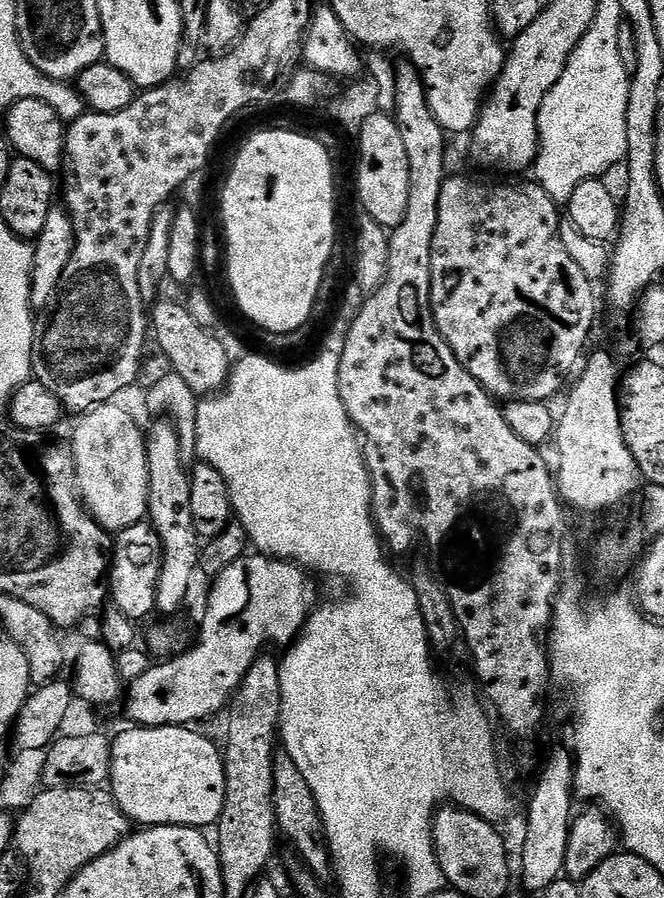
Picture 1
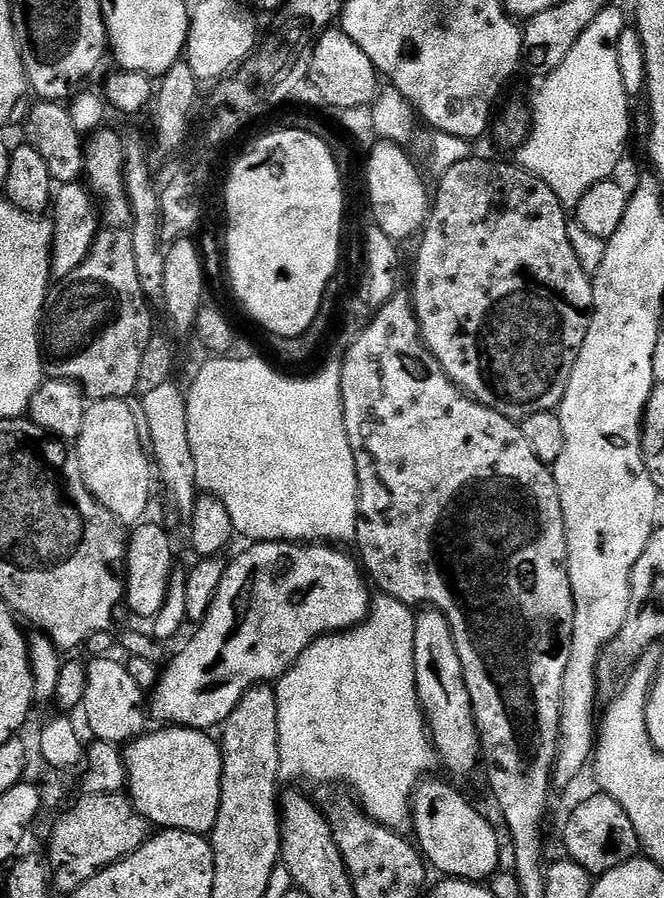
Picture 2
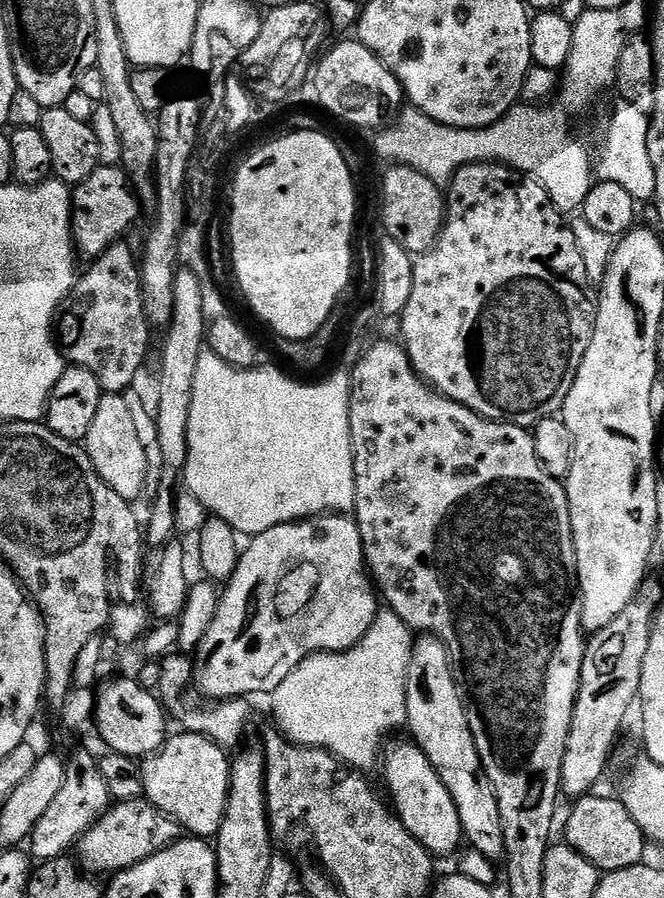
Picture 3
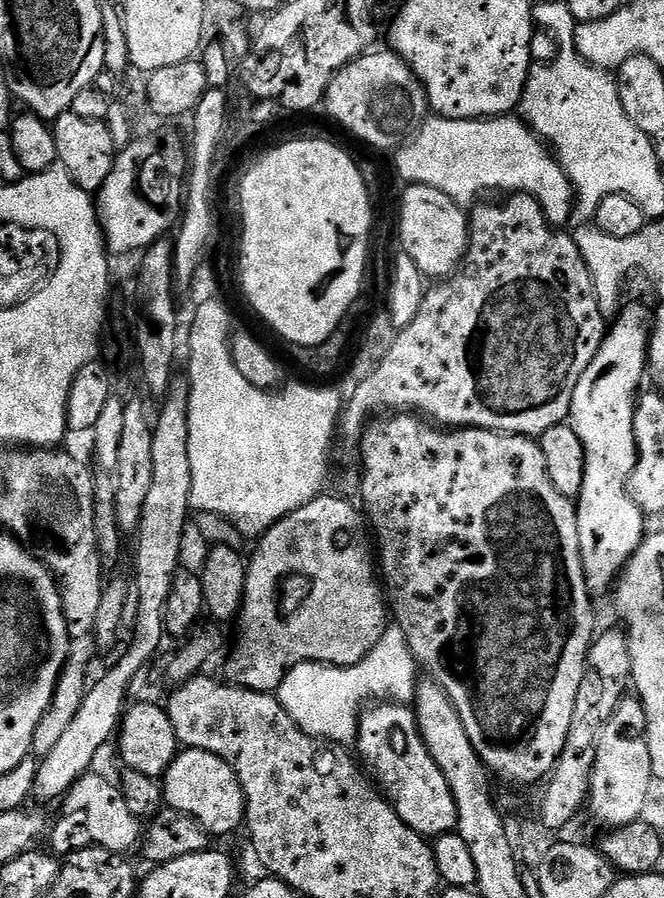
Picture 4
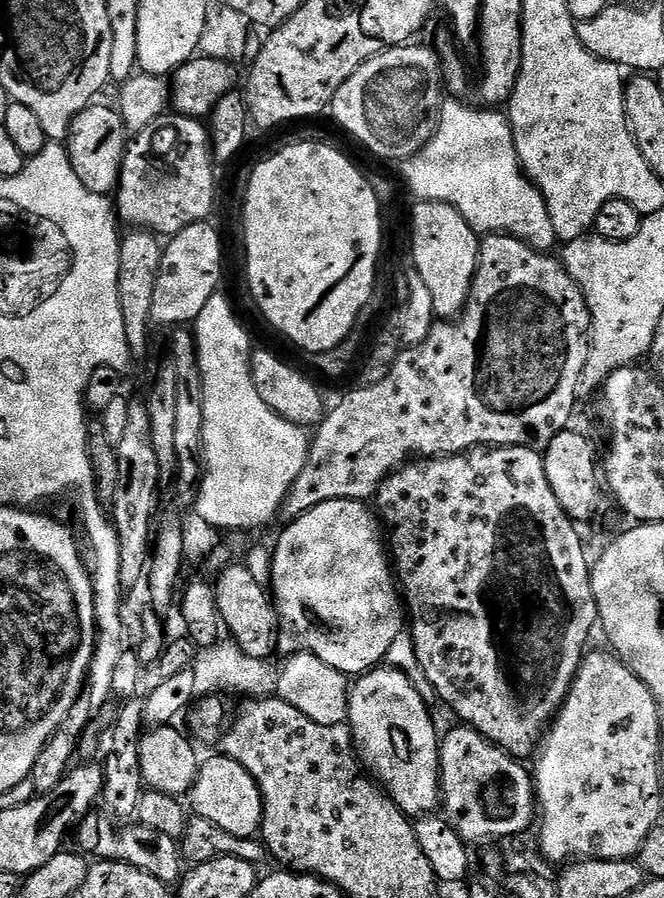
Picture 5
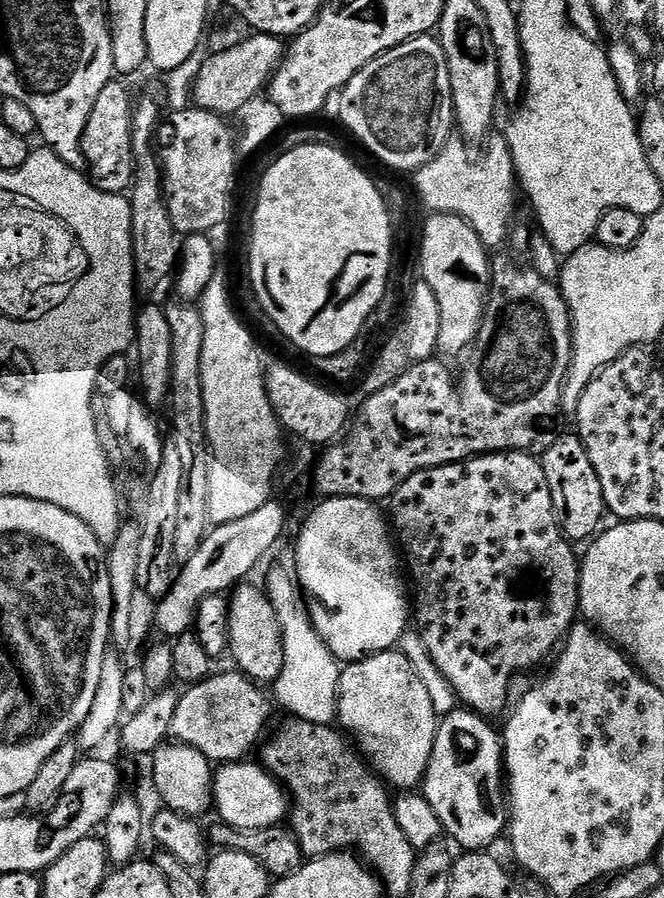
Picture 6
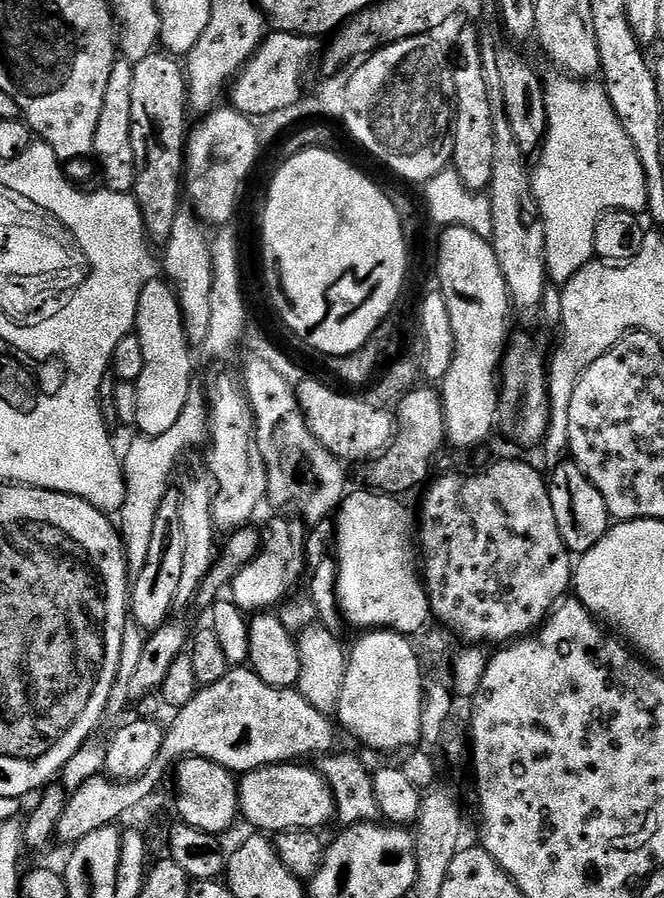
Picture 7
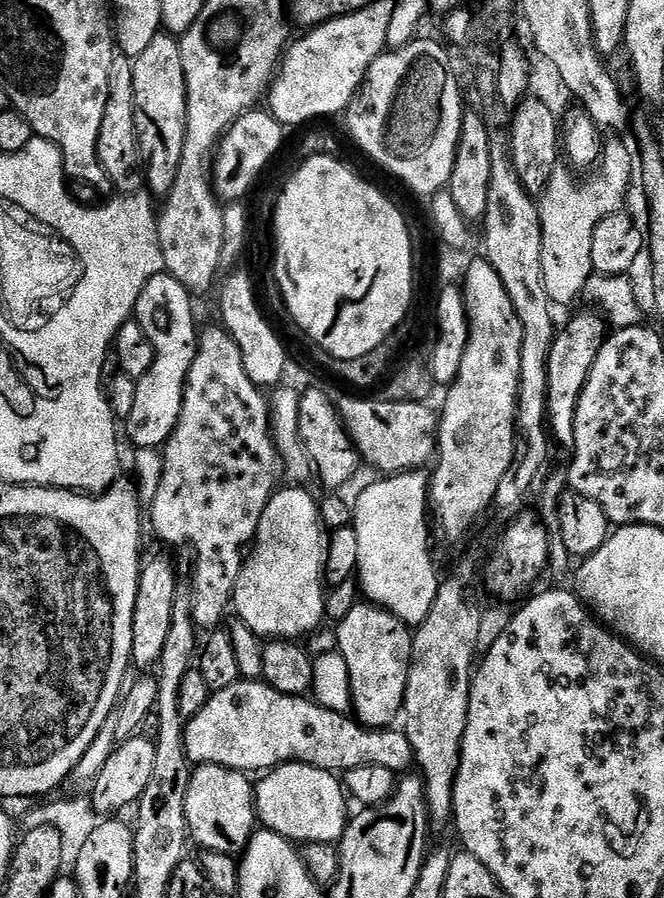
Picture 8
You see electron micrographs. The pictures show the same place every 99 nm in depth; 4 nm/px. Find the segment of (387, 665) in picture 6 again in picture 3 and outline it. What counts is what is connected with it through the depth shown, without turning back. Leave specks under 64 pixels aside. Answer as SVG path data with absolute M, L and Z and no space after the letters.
M415 742L407 743L396 744L392 749L389 747L382 756L384 780L392 791L394 811L400 817L402 826L406 826L406 830L410 830L410 834L414 834L414 838L418 838L418 842L422 842L424 849L432 853L433 857L459 853L465 838L462 822L458 818L458 806L454 806L450 790L446 790L434 766L430 766L430 758L422 754Z

